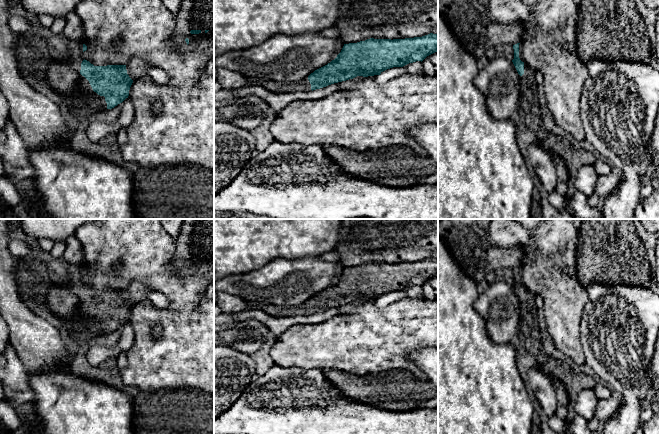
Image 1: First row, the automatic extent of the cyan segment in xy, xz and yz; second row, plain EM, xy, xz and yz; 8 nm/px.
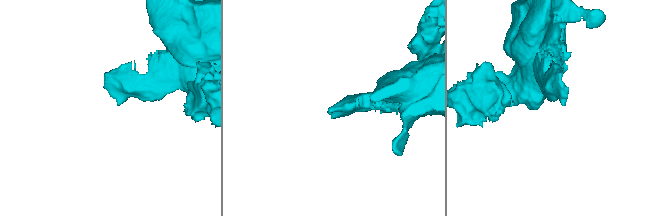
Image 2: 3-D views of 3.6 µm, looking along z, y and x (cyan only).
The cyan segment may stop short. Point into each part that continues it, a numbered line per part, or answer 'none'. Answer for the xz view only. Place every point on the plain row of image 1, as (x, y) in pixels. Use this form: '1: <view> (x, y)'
1: xz (303, 309)

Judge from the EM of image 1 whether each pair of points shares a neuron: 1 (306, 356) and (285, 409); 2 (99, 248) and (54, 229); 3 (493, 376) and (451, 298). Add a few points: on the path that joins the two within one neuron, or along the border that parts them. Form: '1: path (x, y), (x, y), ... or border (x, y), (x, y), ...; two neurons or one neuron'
1: border (278, 364), (282, 366), (321, 369); two neurons
2: border (76, 229), (73, 234); two neurons
3: path (474, 357), (451, 334), (451, 317); one neuron

